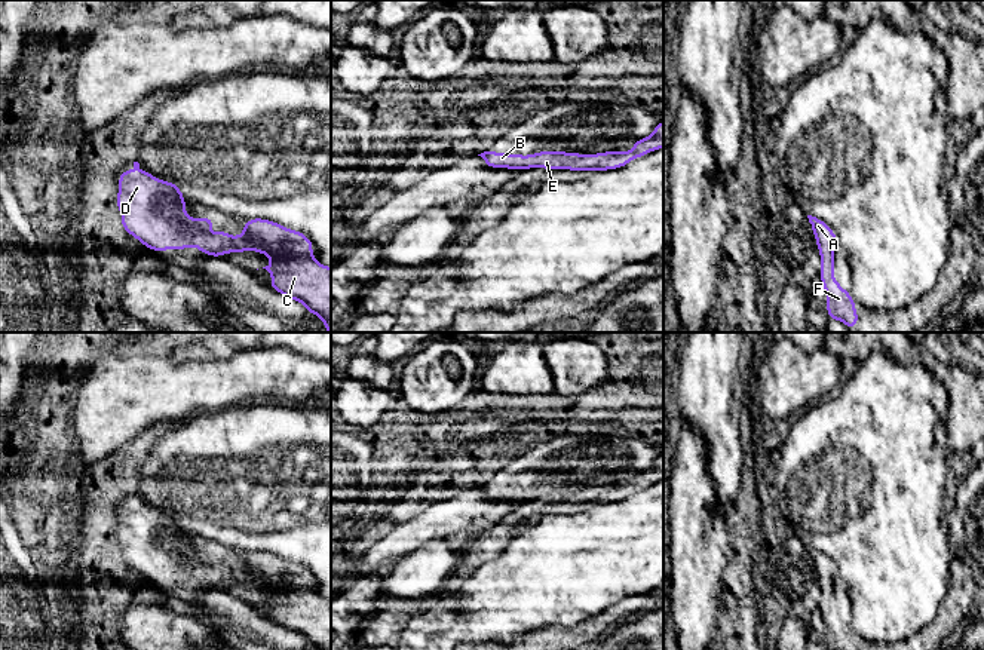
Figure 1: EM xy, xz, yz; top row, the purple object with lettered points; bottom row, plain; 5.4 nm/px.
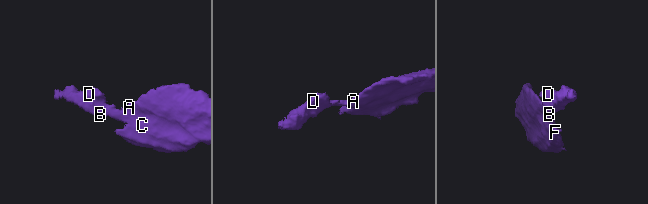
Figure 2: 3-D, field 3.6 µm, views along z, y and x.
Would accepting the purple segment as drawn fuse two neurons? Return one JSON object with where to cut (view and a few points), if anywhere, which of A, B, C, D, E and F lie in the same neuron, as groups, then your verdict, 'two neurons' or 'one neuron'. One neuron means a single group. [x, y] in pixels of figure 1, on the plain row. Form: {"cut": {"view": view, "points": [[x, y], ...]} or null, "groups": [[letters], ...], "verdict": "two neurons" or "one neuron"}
{"cut": {"view": "xy", "points": [[244, 564], [251, 580]]}, "groups": [["A", "C", "F"], ["B", "D", "E"]], "verdict": "two neurons"}

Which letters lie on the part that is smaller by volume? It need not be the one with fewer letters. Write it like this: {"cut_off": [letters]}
{"cut_off": ["B", "D", "E"]}

